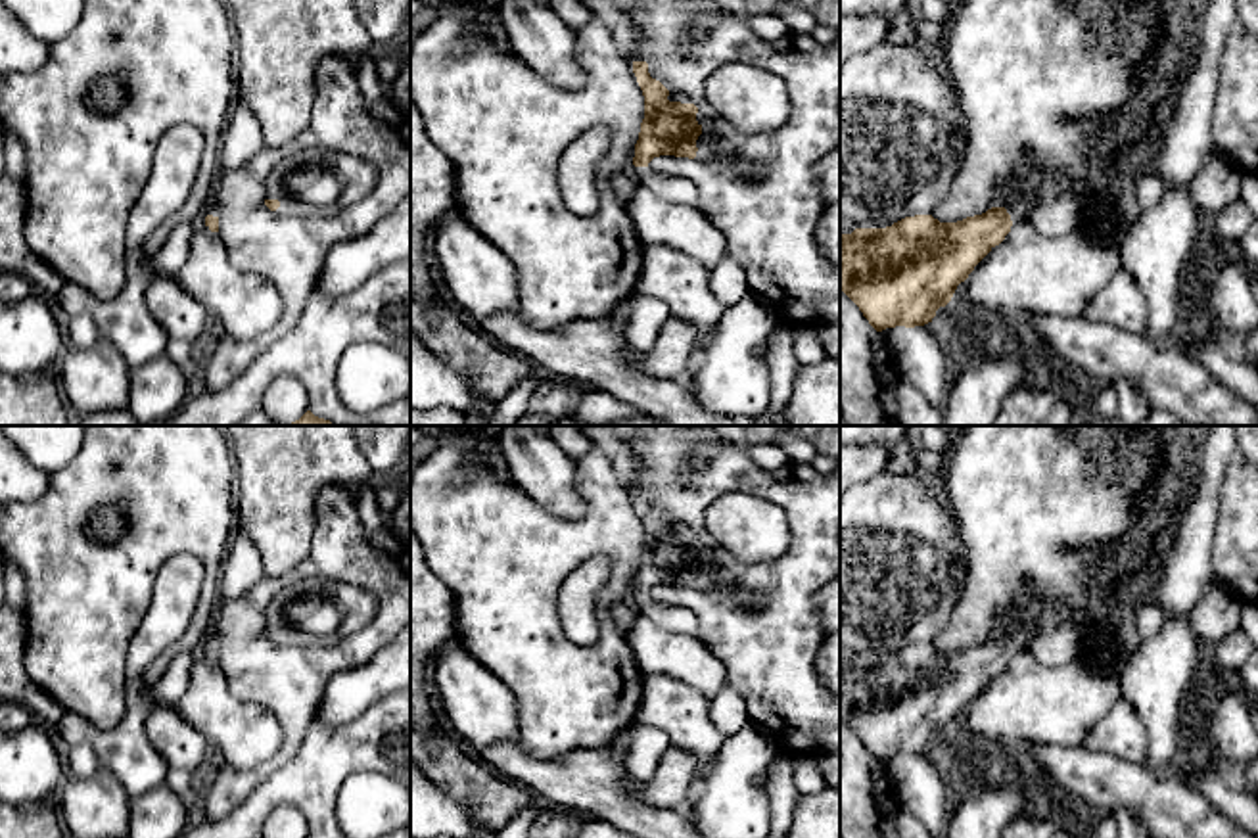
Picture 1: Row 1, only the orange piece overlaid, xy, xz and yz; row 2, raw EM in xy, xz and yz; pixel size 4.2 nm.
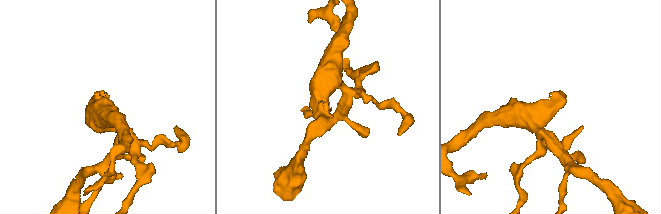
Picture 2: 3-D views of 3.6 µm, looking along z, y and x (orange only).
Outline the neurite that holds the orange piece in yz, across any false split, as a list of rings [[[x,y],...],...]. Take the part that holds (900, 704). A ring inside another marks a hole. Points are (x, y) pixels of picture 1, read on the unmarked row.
[[[1024,614],[1009,625],[1005,637],[991,637],[957,652],[915,644],[886,658],[855,658],[851,663],[840,663],[840,719],[876,761],[924,756],[951,731],[974,696],[1005,669],[1011,656],[1030,652],[1034,639],[1043,631],[1043,621]]]

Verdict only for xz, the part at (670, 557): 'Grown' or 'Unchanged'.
Grown

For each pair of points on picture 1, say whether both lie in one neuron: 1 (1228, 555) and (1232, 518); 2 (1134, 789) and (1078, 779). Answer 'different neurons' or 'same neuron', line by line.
1: same neuron
2: same neuron

